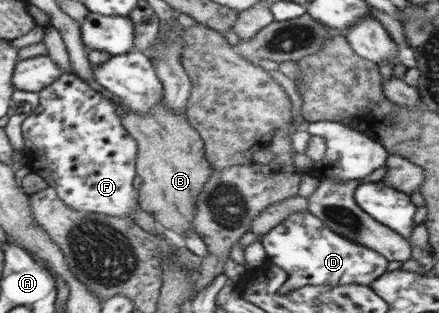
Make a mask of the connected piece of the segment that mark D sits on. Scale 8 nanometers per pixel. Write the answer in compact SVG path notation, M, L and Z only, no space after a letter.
M310 210L292 212L278 226L260 236L260 241L270 262L288 273L288 280L282 287L284 293L304 286L369 286L387 271L388 260L382 254L336 234Z

